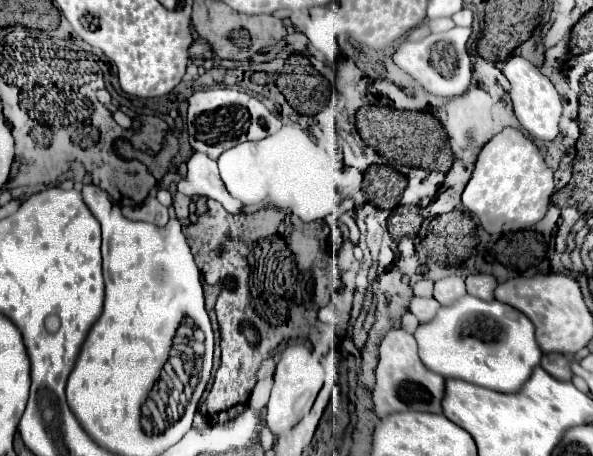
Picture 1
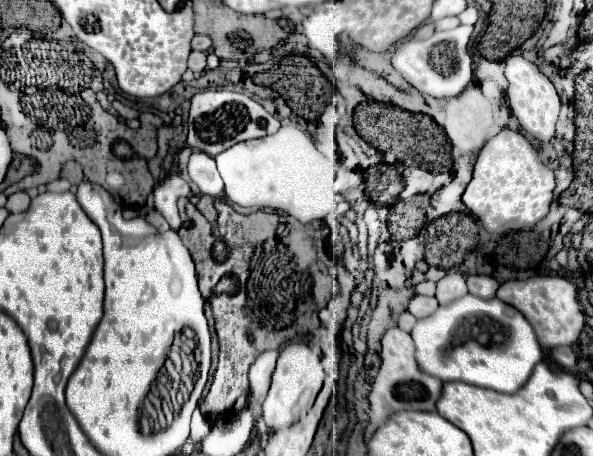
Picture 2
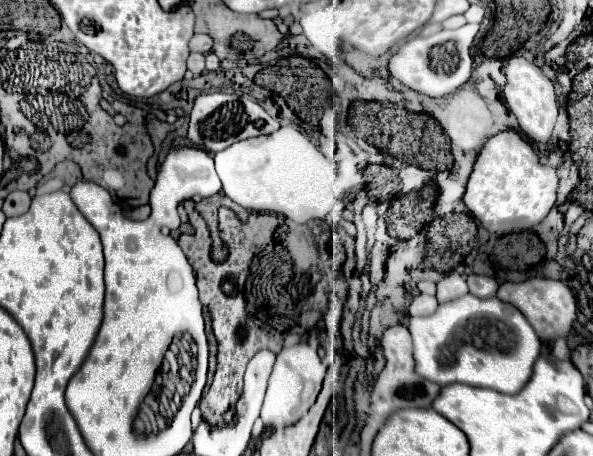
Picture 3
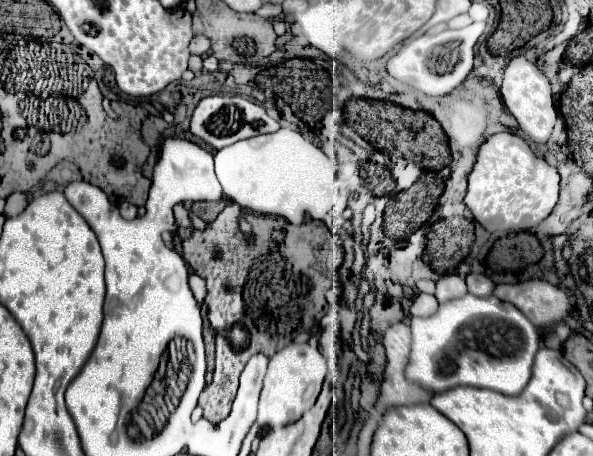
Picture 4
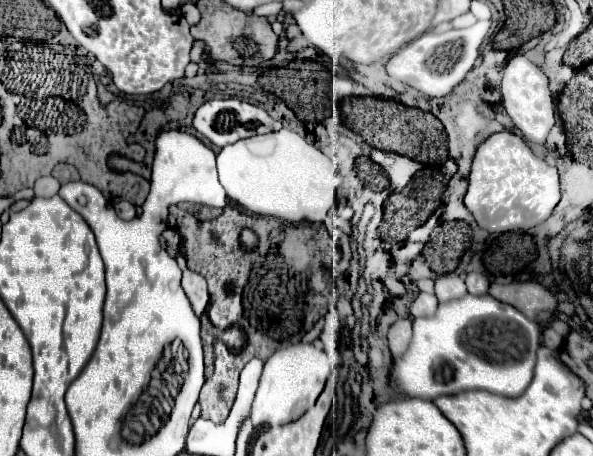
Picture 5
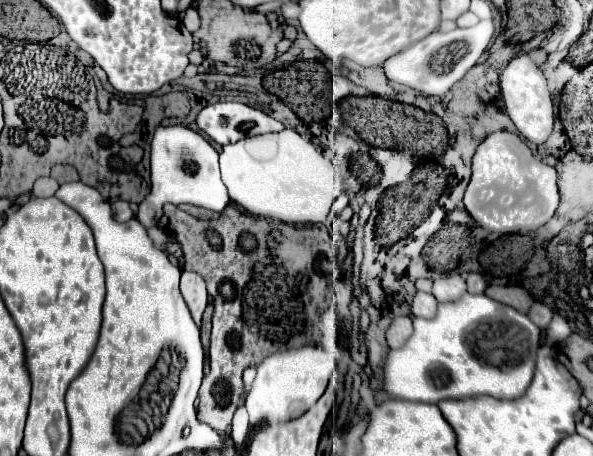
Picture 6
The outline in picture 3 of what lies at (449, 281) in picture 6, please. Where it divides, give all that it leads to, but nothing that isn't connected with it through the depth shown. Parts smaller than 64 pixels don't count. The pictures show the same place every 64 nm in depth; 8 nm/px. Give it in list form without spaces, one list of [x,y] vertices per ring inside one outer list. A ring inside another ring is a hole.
[[[456,272],[446,274],[446,276],[438,282],[438,294],[436,294],[436,298],[438,298],[440,304],[444,304],[444,302],[448,302],[448,300],[454,300],[454,298],[460,298],[460,296],[464,296],[464,294],[468,294],[466,280],[464,280],[460,274],[456,274]]]

